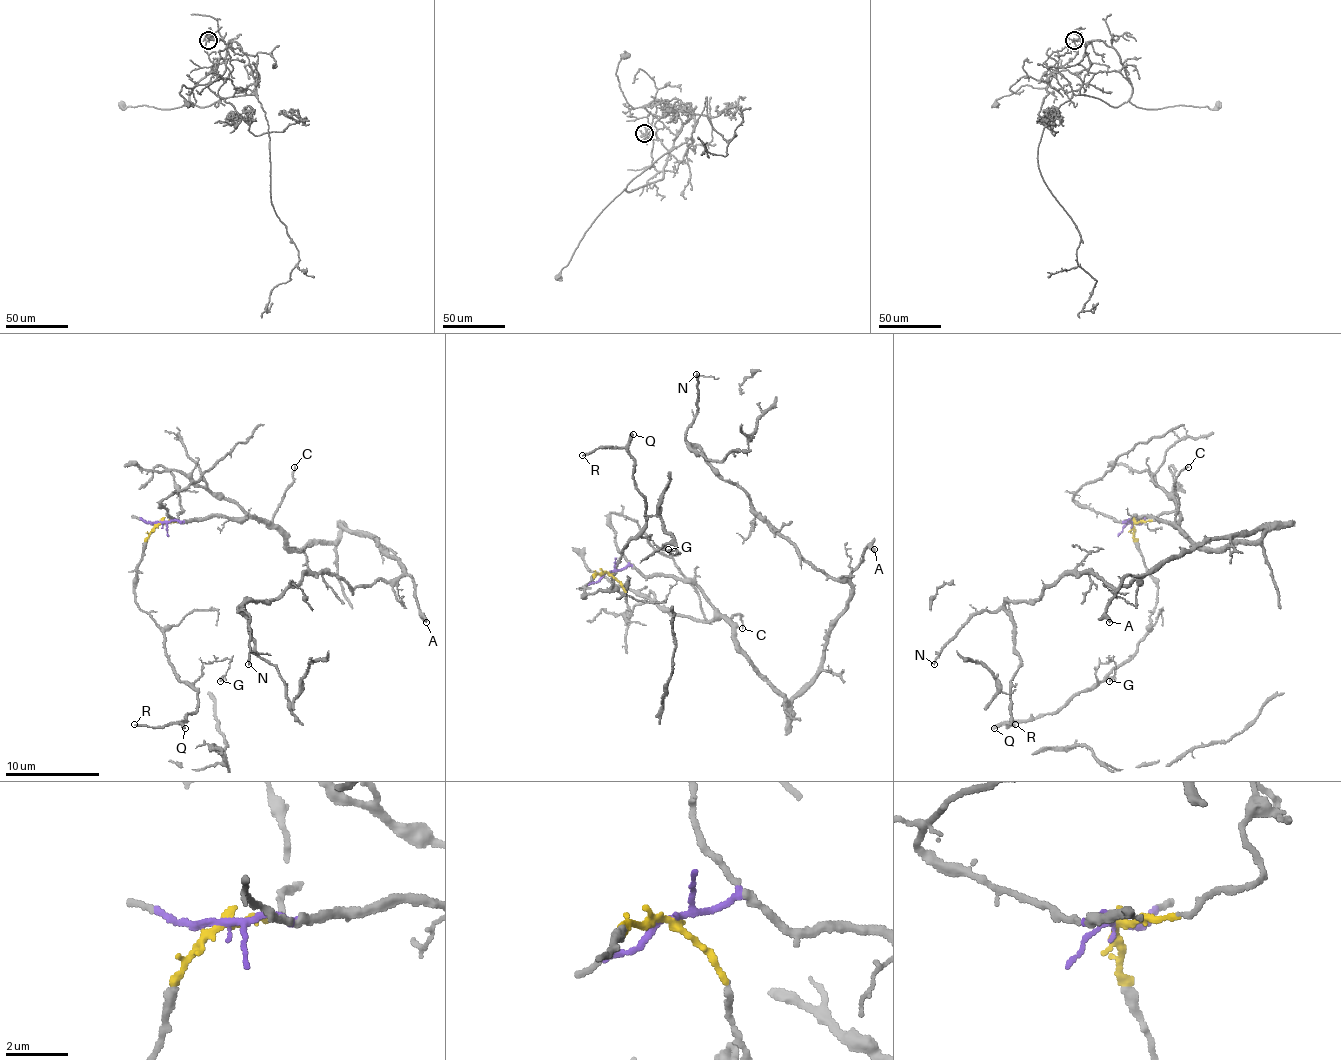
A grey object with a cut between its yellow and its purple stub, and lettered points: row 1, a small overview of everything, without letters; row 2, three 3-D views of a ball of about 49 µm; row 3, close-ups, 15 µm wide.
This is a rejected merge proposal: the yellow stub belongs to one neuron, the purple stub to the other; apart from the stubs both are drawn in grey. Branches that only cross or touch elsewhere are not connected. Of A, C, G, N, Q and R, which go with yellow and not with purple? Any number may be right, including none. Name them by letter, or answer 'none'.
G, Q, R

